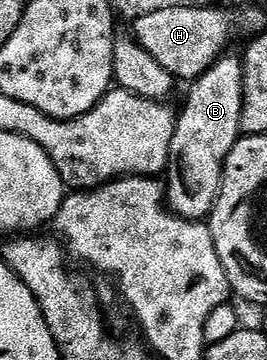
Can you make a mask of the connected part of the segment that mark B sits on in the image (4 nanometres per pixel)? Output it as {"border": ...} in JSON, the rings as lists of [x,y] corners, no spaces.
{"border":[[[227,54],[189,85],[186,105],[180,108],[176,134],[170,143],[170,162],[164,173],[170,211],[186,220],[205,221],[214,211],[222,175],[232,146],[243,135],[244,78],[242,61]]]}

